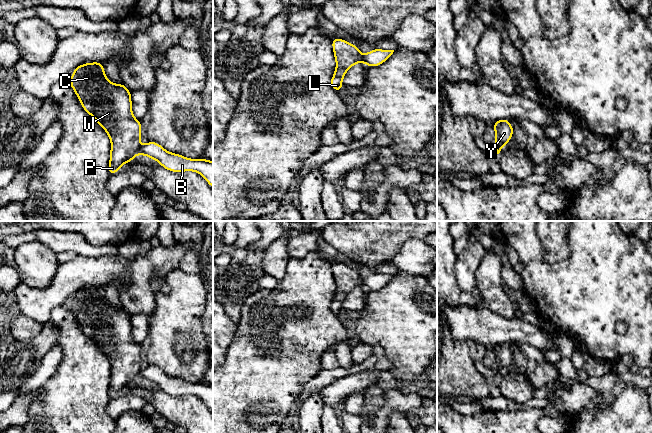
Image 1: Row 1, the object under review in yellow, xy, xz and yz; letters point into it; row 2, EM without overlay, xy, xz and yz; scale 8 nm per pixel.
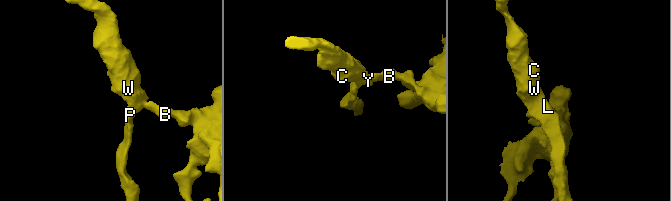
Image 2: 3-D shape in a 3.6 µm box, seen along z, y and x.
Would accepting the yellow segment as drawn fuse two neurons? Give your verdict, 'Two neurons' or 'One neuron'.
Two neurons

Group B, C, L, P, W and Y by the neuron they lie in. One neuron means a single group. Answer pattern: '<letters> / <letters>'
B / C L P W Y

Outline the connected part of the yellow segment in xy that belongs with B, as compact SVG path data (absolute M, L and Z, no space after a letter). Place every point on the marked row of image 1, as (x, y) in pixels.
M149 141L140 146L139 154L158 161L161 166L172 172L195 171L202 175L213 188L213 162L207 159L189 159L166 151L160 144Z

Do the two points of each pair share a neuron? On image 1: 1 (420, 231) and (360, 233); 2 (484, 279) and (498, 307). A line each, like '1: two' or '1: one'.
1: one
2: one

